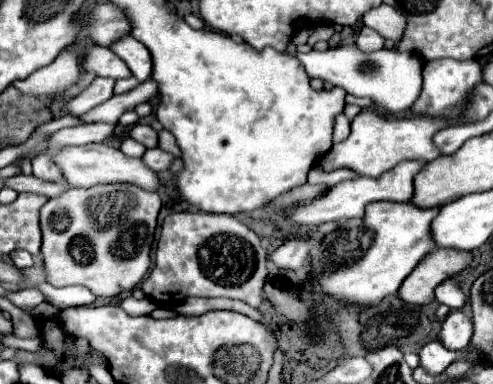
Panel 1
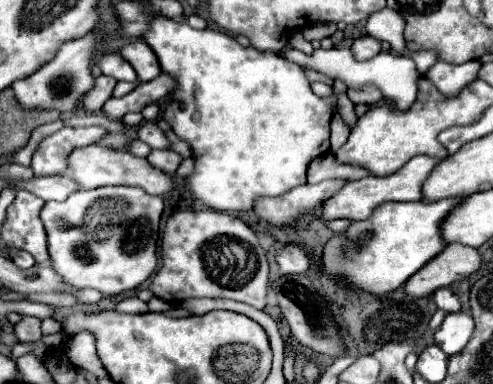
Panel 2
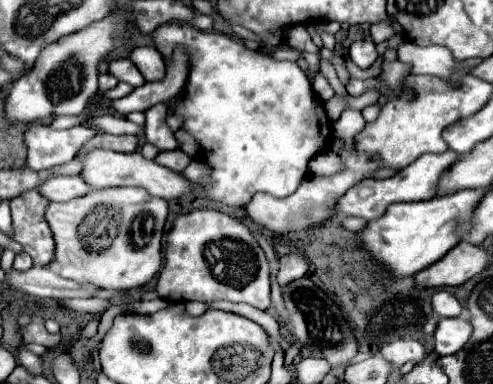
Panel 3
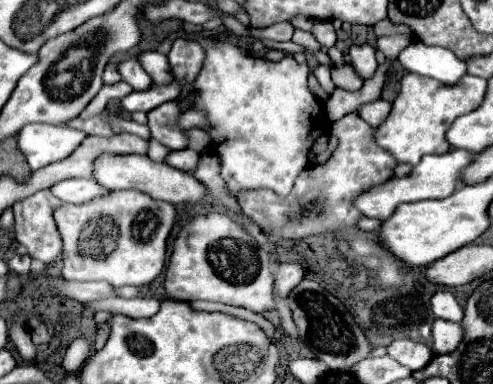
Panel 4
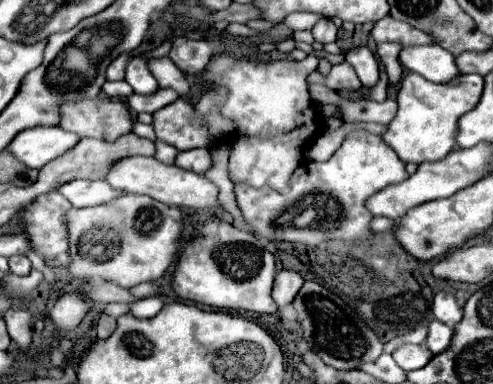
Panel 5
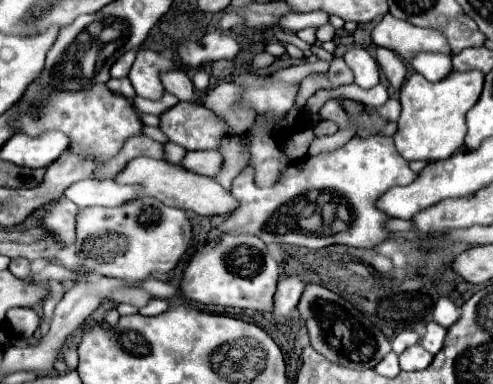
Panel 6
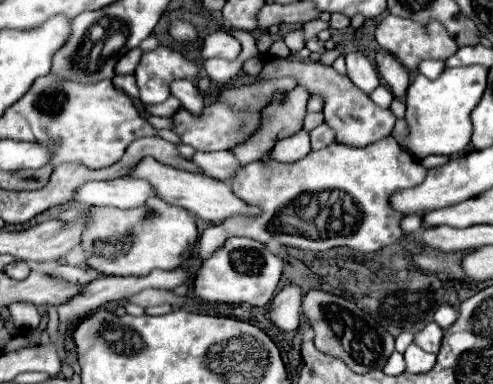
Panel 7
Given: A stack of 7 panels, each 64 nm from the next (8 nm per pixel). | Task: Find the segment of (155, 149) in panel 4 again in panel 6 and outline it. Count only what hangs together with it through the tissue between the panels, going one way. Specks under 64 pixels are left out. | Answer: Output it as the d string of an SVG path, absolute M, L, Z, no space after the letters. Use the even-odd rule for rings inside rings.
M164 142L164 158L166 158L166 162L168 164L180 164L180 160L184 158L184 154L186 154L186 150L182 148L182 146L178 146L178 144L172 144L172 142Z

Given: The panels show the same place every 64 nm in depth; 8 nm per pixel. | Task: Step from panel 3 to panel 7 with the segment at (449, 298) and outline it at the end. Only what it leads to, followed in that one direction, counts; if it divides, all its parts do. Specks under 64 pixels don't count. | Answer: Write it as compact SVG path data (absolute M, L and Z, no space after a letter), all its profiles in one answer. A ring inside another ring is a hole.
M442 304L438 306L438 310L434 312L434 322L440 326L440 328L448 328L450 324L454 324L458 318L458 312L450 306L450 304Z

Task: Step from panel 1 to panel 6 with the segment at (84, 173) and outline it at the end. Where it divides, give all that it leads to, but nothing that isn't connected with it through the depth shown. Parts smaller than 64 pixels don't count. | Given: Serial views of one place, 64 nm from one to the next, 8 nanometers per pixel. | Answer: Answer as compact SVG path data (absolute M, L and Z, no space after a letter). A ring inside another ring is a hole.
M134 158L128 162L128 166L114 176L114 182L118 184L128 184L128 186L140 186L142 194L152 196L160 200L162 204L182 208L182 210L192 210L202 216L212 216L212 214L230 214L236 210L236 200L232 194L228 194L218 182L214 182L208 176L200 176L196 172L190 172L182 166L172 166L164 160L152 160L152 158Z

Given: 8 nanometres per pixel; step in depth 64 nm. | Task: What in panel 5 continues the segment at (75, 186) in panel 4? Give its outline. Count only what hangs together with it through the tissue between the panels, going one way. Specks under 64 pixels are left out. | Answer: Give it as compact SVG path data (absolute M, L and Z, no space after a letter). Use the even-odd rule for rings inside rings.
M72 180L62 184L58 192L76 208L106 204L120 196L120 190L110 188L104 180Z

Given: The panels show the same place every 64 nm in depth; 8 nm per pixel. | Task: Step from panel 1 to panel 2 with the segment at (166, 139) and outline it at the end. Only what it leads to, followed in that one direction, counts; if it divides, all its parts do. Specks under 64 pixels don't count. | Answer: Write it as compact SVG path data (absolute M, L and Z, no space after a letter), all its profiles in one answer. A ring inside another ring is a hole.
M166 131L166 136L170 141L170 149L180 154L183 158L190 158L192 156L190 146L184 140L178 138L173 131Z

